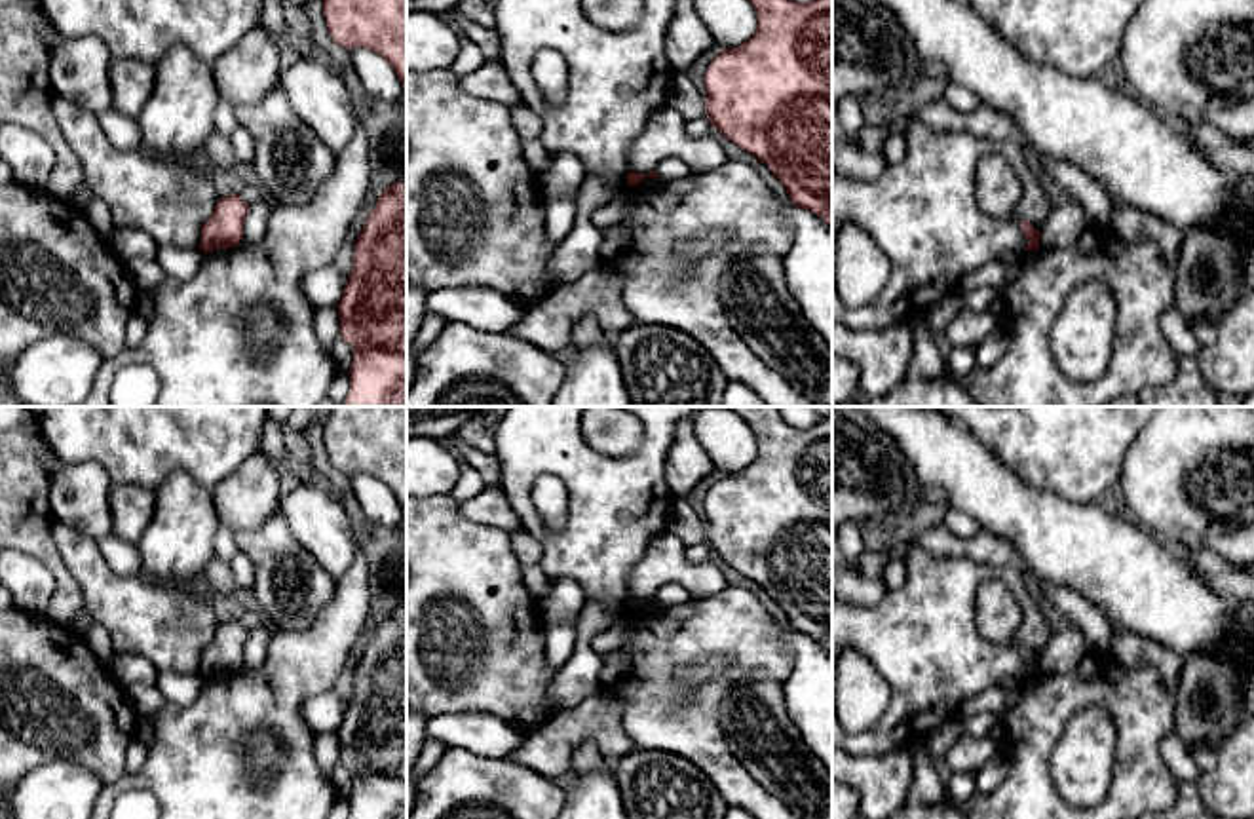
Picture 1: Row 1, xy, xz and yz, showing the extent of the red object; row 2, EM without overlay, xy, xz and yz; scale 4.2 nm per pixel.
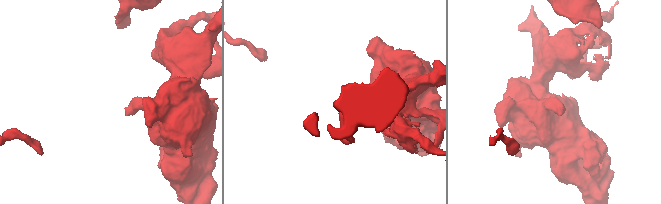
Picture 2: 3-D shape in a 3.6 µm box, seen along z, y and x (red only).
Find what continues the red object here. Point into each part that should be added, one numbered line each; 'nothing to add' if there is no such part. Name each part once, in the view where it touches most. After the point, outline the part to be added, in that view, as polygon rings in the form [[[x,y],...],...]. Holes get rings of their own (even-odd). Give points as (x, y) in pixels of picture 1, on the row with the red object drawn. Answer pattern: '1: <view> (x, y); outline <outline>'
nothing to add

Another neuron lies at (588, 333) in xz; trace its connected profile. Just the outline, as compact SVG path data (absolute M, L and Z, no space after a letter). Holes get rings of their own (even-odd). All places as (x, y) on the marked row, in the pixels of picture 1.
M585 315L578 321L578 325L572 331L572 346L574 350L583 350L591 346L604 346L612 338L604 334L598 321L593 315Z

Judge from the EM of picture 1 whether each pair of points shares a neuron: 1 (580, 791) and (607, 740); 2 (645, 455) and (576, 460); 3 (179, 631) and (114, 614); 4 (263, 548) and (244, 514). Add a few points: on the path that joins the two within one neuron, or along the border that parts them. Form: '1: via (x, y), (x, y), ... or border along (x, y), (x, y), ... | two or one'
1: border along (572, 772), (565, 781) | two
2: via (627, 468), (593, 468) | one
3: via (164, 622), (130, 614) | one
4: border along (278, 510), (257, 527), (236, 533) | two

